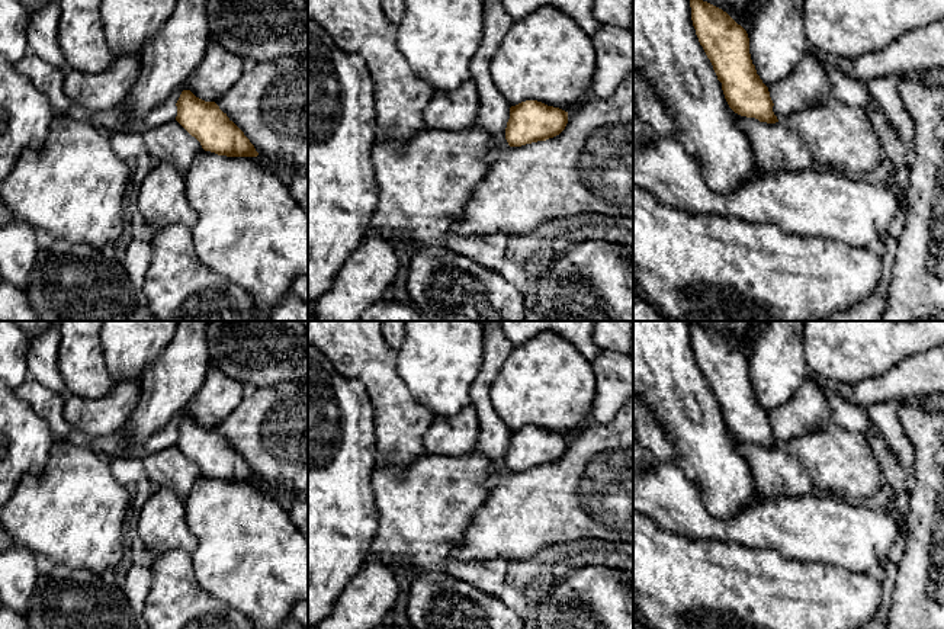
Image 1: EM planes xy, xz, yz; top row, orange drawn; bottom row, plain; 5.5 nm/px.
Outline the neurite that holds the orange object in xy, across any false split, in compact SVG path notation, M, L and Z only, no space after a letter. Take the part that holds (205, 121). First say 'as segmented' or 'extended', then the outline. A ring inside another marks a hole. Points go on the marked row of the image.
as segmented; M183 90L176 121L195 137L205 151L227 157L257 157L254 145L215 102L205 102Z

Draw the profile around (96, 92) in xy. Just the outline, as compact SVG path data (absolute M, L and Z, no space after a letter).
M58 0L58 44L70 70L64 92L89 112L102 113L126 97L141 73L139 55L118 57L105 36L102 0Z

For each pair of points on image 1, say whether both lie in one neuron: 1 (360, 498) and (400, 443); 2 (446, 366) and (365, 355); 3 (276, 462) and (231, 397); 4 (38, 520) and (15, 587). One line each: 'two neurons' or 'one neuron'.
1: two neurons
2: two neurons
3: one neuron
4: two neurons

